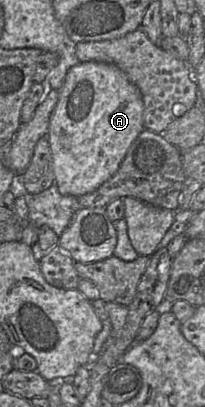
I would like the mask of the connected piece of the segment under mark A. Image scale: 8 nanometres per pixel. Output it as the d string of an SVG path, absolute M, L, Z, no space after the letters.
M84 62L73 66L59 90L58 102L50 116L49 142L55 184L62 195L80 197L98 189L119 169L127 151L144 130L144 103L139 88L116 65Z

